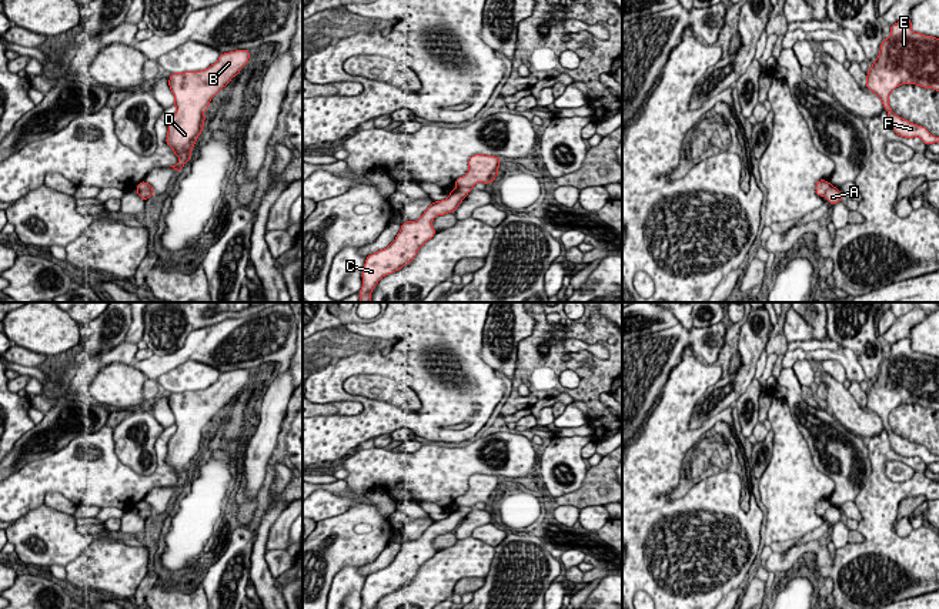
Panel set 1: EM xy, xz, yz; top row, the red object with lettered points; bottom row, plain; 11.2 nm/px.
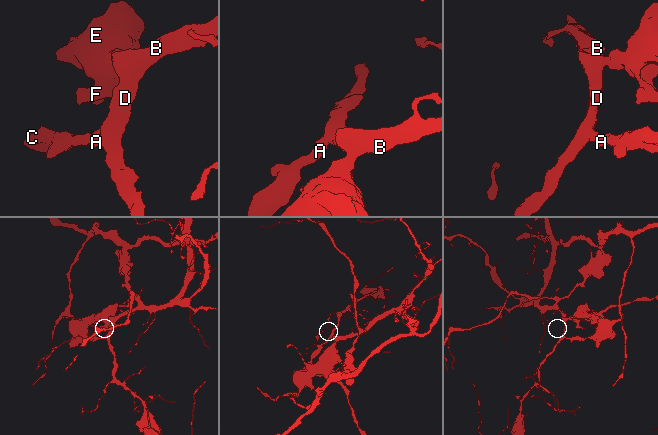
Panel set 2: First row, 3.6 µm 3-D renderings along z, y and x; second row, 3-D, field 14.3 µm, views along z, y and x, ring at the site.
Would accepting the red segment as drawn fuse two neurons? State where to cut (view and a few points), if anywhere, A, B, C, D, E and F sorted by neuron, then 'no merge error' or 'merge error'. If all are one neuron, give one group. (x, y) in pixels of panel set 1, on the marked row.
cut in xz along (471, 187), (457, 188); A C / B D E F; merge error

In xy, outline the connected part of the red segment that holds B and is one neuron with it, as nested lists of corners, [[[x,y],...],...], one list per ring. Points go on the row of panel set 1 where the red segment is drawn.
[[[250,50],[220,54],[218,60],[201,71],[173,73],[168,86],[174,94],[176,114],[168,121],[166,143],[178,157],[173,167],[181,171],[191,158],[191,150],[203,131],[211,98],[225,87],[248,63]]]

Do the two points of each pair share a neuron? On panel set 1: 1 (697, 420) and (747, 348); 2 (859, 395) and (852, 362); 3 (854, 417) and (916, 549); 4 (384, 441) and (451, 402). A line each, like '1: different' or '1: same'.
1: same
2: different
3: different
4: different

